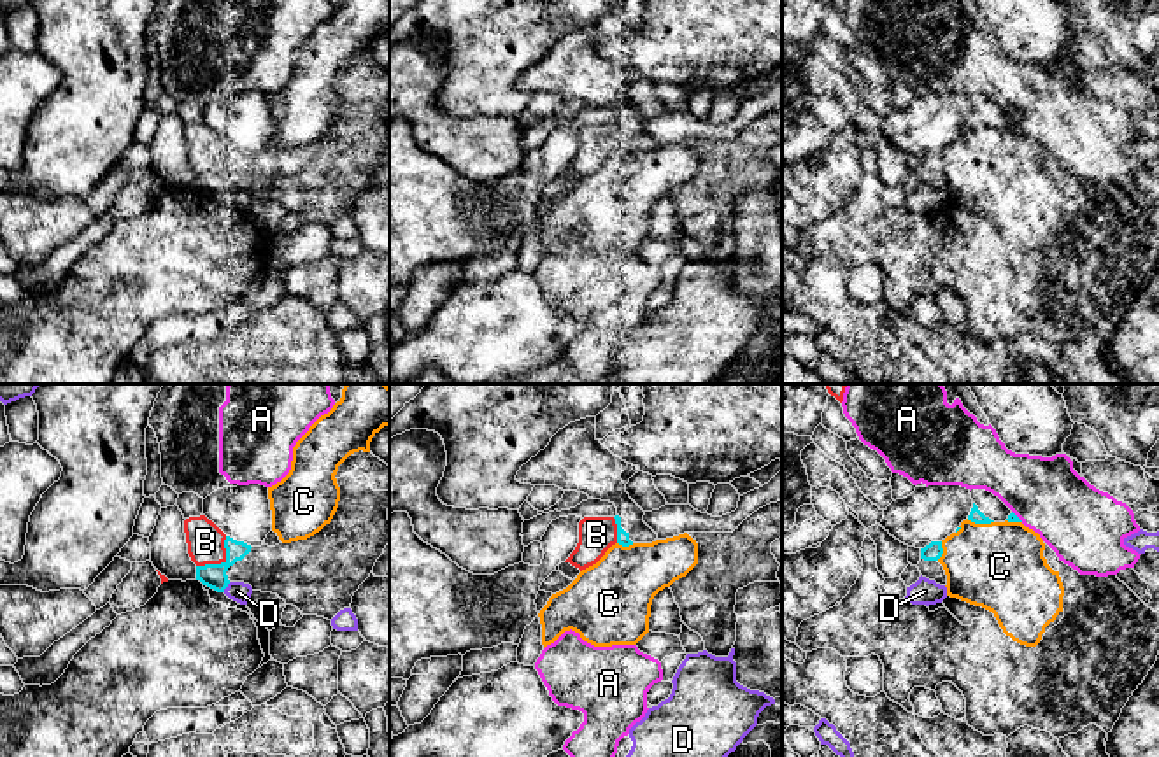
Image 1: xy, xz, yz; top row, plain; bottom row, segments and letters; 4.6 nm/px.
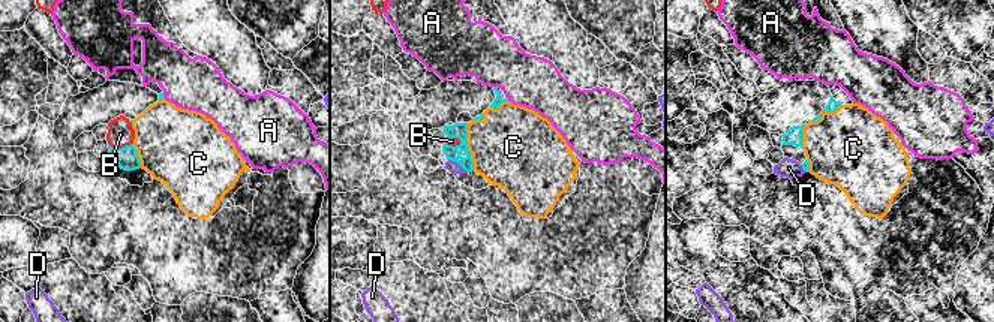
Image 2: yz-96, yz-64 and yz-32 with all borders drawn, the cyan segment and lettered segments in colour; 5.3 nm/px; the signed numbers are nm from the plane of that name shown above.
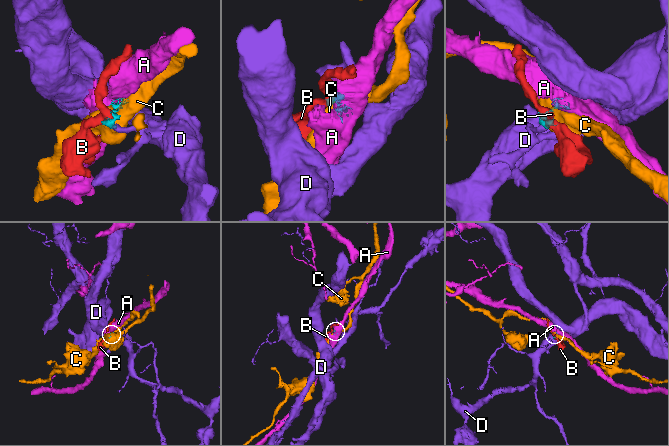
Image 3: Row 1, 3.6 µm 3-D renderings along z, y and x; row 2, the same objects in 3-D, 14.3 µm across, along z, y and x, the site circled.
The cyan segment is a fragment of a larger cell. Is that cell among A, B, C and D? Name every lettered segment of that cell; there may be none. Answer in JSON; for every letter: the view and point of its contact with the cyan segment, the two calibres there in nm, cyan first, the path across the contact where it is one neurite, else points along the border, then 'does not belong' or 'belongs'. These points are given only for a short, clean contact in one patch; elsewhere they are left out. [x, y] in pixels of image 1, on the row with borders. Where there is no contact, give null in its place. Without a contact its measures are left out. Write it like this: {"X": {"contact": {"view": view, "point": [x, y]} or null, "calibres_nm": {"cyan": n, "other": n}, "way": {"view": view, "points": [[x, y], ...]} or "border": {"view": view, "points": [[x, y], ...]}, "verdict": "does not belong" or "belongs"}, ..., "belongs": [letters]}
{"A": {"contact": {"view": "yz", "point": [1016, 516]}, "calibres_nm": {"cyan": 50, "other": 340}, "verdict": "does not belong"}, "B": {"contact": {"view": "xy", "point": [221, 563]}, "calibres_nm": {"cyan": 110, "other": 180}, "verdict": "belongs"}, "C": {"contact": {"view": "yz", "point": [981, 523]}, "calibres_nm": {"cyan": 70, "other": 400}, "verdict": "does not belong"}, "D": {"contact": {"view": "xy", "point": [227, 586]}, "calibres_nm": {"cyan": 110, "other": 90}, "verdict": "does not belong"}, "belongs": ["B"]}

